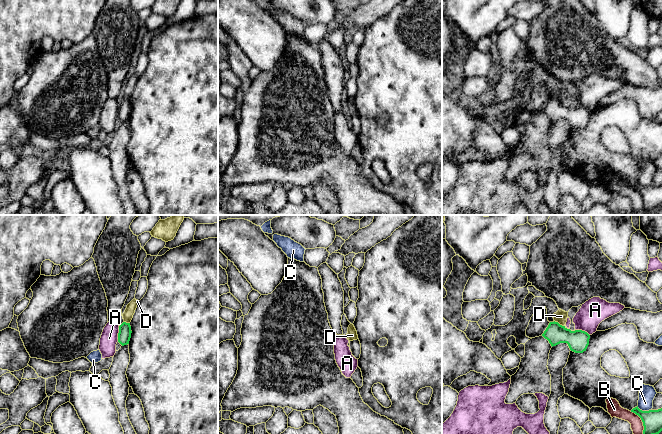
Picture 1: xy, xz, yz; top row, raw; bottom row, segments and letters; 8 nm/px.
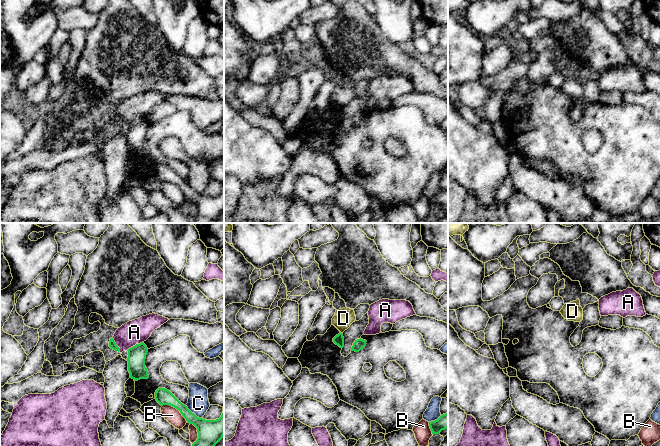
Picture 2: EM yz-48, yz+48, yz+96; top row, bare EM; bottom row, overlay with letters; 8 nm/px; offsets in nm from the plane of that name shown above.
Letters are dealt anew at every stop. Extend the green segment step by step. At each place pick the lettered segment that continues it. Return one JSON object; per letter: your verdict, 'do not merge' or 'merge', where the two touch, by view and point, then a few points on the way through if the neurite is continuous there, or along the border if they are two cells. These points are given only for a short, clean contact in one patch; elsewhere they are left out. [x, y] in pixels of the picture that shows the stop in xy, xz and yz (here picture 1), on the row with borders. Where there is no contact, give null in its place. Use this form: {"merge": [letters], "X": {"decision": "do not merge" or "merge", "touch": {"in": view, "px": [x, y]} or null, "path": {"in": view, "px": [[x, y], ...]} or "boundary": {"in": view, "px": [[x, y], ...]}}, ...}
{"merge": [], "A": {"decision": "do not merge", "touch": {"in": "xy", "px": [118, 334]}, "boundary": {"in": "xy", "px": [[119, 326], [117, 341]]}}, "B": {"decision": "do not merge", "touch": {"in": "yz", "px": [642, 421]}, "boundary": {"in": "yz", "px": [[630, 411], [640, 418], [643, 433]]}}, "C": {"decision": "do not merge", "touch": {"in": "yz", "px": [644, 411]}}, "D": {"decision": "do not merge", "touch": {"in": "yz", "px": [558, 323]}, "boundary": {"in": "yz", "px": [[554, 320], [563, 326]]}}}

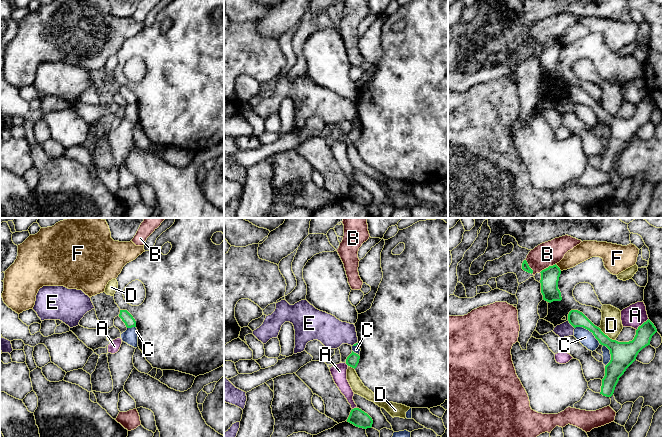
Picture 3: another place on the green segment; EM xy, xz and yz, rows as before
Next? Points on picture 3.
{"merge": [], "A": {"decision": "do not merge", "touch": {"in": "yz", "px": [642, 324]}, "boundary": {"in": "yz", "px": [[648, 318], [636, 330]]}}, "B": {"decision": "do not merge", "touch": {"in": "yz", "px": [548, 267]}, "boundary": {"in": "yz", "px": [[555, 263], [539, 272]]}}, "C": {"decision": "do not merge", "touch": {"in": "yz", "px": [589, 330]}, "boundary": {"in": "yz", "px": [[575, 327], [588, 329], [600, 343]]}}, "D": {"decision": "do not merge", "touch": {"in": "yz", "px": [606, 335]}}, "E": {"decision": "do not merge", "touch": {"in": "yz", "px": [570, 323]}, "boundary": {"in": "yz", "px": [[568, 320], [574, 328]]}}, "F": {"decision": "do not merge", "touch": {"in": "yz", "px": [558, 267]}, "boundary": {"in": "yz", "px": [[555, 264], [561, 270]]}}}

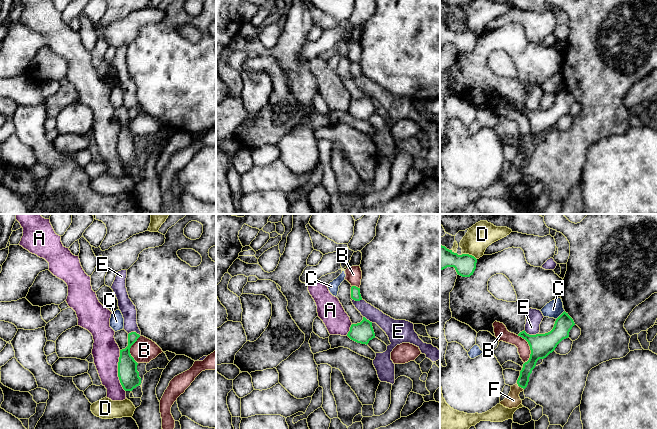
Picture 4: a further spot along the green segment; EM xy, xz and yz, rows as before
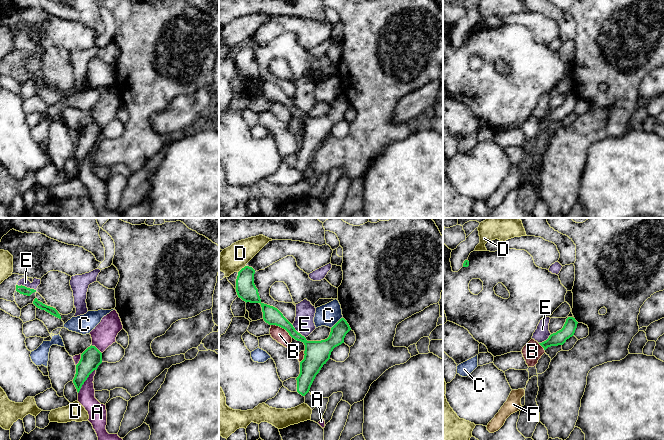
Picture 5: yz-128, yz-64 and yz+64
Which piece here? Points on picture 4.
{"merge": ["F"], "A": {"decision": "do not merge", "touch": {"in": "xy", "px": [118, 371]}}, "B": {"decision": "do not merge", "touch": {"in": "yz", "px": [530, 348]}, "boundary": {"in": "yz", "px": [[517, 335], [521, 336], [529, 346], [530, 357], [524, 363]]}}, "C": {"decision": "do not merge", "touch": {"in": "yz", "px": [560, 315]}, "boundary": {"in": "yz", "px": [[564, 310], [556, 319]]}}, "D": {"decision": "do not merge", "touch": {"in": "yz", "px": [468, 254]}, "boundary": {"in": "yz", "px": [[462, 253], [468, 253], [476, 259]]}}, "E": {"decision": "do not merge", "touch": {"in": "yz", "px": [531, 335]}}, "F": {"decision": "merge", "touch": {"in": "yz", "px": [520, 386]}, "path": {"in": "yz", "px": [[528, 366], [520, 386], [515, 391], [513, 400]]}}}

